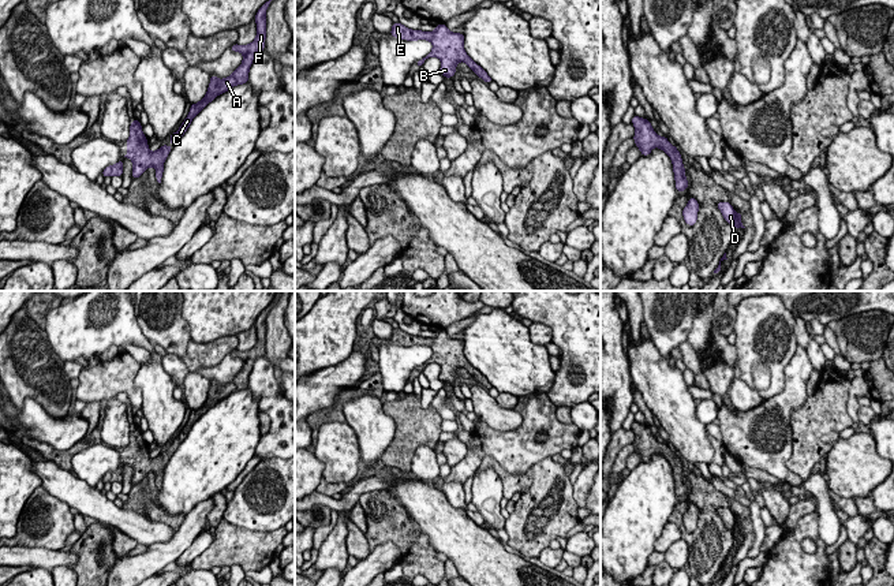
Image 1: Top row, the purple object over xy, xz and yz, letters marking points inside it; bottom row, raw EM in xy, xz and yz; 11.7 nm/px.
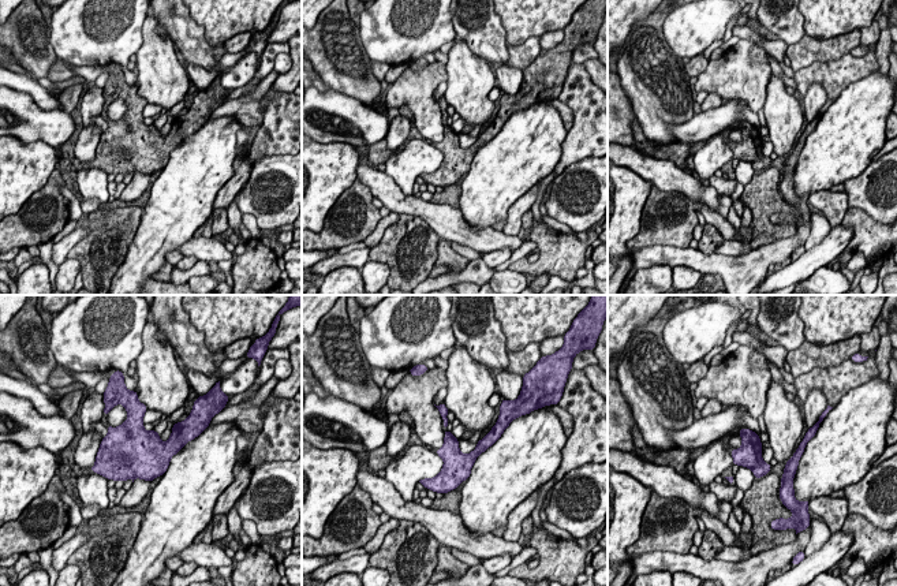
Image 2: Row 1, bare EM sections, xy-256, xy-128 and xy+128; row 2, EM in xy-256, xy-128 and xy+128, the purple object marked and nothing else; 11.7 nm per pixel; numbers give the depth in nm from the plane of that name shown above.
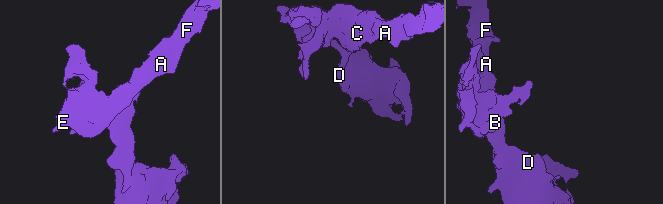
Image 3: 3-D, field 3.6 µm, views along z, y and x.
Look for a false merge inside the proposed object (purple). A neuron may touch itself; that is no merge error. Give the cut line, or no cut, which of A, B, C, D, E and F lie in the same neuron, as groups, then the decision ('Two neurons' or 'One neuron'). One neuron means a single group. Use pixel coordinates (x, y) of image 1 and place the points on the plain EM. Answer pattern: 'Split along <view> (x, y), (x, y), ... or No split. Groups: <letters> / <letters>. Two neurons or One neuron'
No split. Groups: A B C D E F. One neuron

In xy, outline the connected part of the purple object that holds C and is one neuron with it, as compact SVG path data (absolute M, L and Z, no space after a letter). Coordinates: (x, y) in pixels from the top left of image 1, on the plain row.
M277 291L272 303L258 316L255 321L257 329L257 343L248 351L233 350L231 357L240 358L243 361L243 367L232 381L218 385L216 381L210 381L210 389L206 402L197 410L191 410L190 418L179 436L173 438L169 444L171 452L161 451L156 458L152 458L147 452L147 444L143 441L142 432L139 426L132 426L130 432L130 444L127 448L127 460L124 463L132 467L132 485L139 484L149 473L156 474L157 488L161 489L164 478L164 467L167 466L171 455L177 449L177 447L184 441L190 433L192 425L217 402L228 397L231 393L243 391L248 388L248 378L253 370L254 362L259 357L265 357L266 346L266 316L269 310L277 303L281 291Z

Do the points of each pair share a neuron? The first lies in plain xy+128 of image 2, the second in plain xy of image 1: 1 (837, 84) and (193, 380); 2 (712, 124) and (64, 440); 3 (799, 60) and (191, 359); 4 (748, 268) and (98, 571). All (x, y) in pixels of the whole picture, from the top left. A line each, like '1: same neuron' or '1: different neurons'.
1: different neurons
2: same neuron
3: same neuron
4: different neurons

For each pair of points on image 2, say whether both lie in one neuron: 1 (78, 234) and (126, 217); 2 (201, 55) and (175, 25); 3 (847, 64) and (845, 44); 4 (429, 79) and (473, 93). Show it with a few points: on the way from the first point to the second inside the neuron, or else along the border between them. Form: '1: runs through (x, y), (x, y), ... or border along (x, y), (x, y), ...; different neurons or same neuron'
1: border along (101, 216), (101, 226), (90, 230), (75, 245); different neurons
2: runs through (194, 48), (182, 32); same neuron
3: border along (849, 52), (838, 59), (815, 62); different neurons
4: border along (444, 66), (447, 79); different neurons

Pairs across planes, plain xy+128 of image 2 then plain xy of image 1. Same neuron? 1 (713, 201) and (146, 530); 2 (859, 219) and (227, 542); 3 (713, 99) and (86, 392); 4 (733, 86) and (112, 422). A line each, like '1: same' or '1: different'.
1: same
2: same
3: different
4: same

